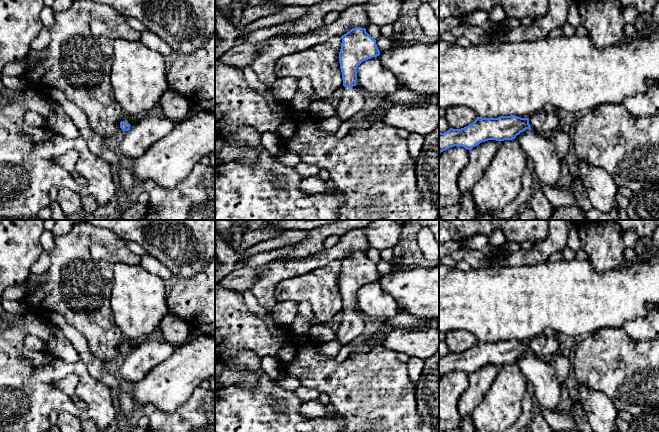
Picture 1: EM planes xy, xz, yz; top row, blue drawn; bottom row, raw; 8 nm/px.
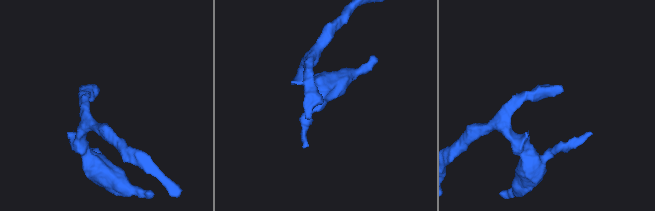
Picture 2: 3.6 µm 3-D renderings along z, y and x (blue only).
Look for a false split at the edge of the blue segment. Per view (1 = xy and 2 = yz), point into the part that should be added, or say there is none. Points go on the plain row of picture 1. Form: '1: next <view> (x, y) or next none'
1: next xy (130, 344)
2: next yz (542, 346)

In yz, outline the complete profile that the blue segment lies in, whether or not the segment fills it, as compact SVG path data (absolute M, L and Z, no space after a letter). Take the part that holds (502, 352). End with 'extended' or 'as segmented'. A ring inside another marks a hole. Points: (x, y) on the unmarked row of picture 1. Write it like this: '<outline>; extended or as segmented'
M543 333L536 336L529 342L521 342L518 340L500 340L498 342L482 342L477 343L468 350L461 353L450 352L444 357L439 357L439 378L451 371L462 370L468 374L488 364L504 365L513 364L526 353L533 353L541 358L550 358L553 354L560 351L567 343L567 340L561 336L548 337Z; extended

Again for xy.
M123 339L120 346L120 352L122 354L128 355L130 350L134 347L135 342L128 341Z; extended

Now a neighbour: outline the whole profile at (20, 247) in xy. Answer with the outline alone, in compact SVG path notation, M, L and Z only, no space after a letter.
M0 220L0 297L11 286L25 283L31 275L31 267L44 252L40 243L45 220Z

